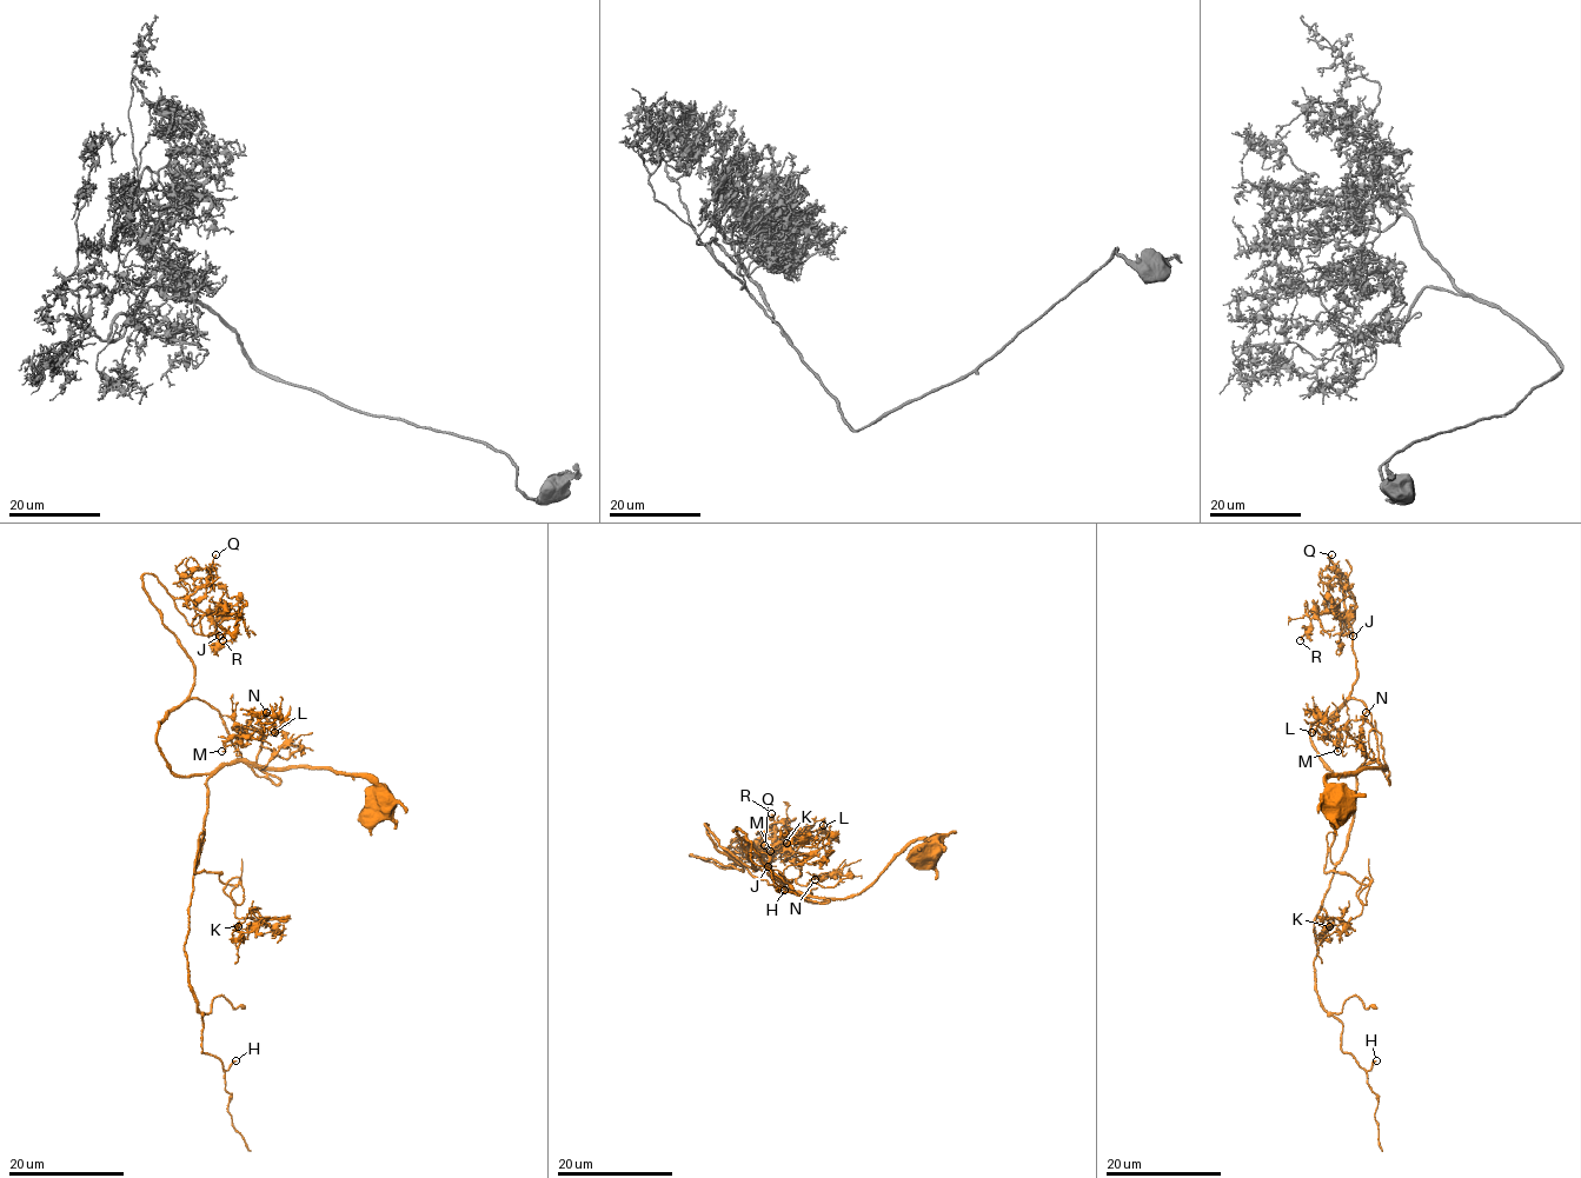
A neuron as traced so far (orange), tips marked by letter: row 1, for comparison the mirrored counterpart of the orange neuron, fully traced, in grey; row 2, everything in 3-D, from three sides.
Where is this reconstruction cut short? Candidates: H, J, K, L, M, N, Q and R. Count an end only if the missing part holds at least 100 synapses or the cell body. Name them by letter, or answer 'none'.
none

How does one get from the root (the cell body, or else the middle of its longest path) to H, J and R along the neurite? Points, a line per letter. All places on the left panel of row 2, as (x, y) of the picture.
H: (377, 806), (374, 784), (325, 767), (227, 761), (207, 780), (184, 954), (201, 1051), (225, 1070), (236, 1060)
J: (377, 806), (365, 778), (247, 761), (190, 696), (194, 663), (143, 577), (196, 634), (221, 618), (219, 636)
R: (377, 806), (365, 778), (247, 761), (190, 696), (194, 663), (143, 577), (196, 634), (236, 616), (223, 640)

